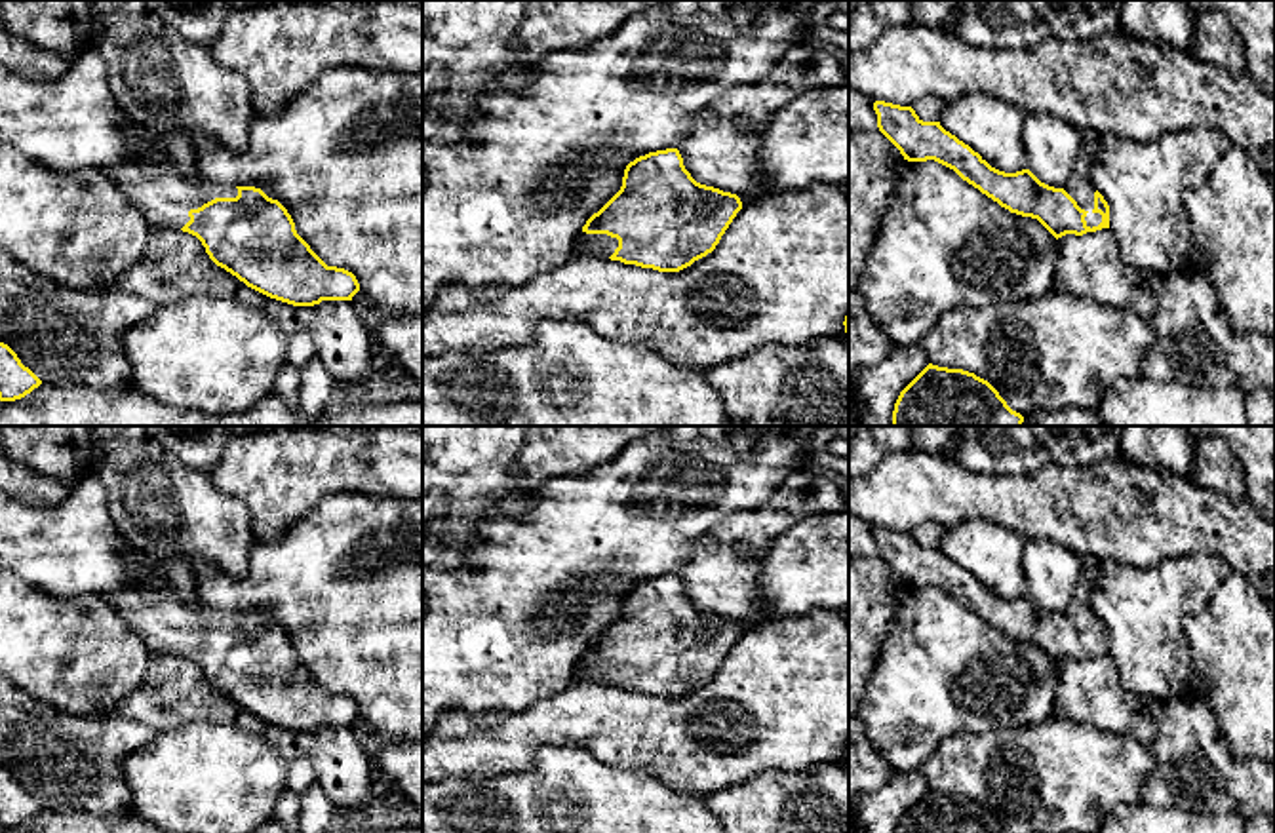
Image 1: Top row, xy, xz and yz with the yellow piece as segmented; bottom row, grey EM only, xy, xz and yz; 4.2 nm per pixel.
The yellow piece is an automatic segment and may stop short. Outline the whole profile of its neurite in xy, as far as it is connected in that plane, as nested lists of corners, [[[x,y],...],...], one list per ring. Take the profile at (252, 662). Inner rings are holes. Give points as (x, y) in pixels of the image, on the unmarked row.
[[[186,557],[158,559],[158,563],[162,578],[148,578],[107,595],[152,654],[179,654],[196,662],[217,692],[270,725],[293,732],[352,726],[360,717],[356,702],[344,694],[327,692],[297,660],[291,641],[278,626],[255,612],[202,605],[194,593],[192,567]]]

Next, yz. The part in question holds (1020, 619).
[[[849,513],[849,555],[879,555],[908,588],[934,586],[1010,639],[1037,645],[1056,666],[1109,654],[1109,631],[1090,607],[1096,567],[1083,565],[1079,586],[1064,614],[1041,609],[1030,595],[1005,599],[946,557],[923,548],[912,533],[873,527]]]

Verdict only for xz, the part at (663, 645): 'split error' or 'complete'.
split error

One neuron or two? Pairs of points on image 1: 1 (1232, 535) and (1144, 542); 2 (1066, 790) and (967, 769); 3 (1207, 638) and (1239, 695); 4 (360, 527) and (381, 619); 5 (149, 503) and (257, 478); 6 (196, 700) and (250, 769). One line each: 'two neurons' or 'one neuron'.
1: one neuron
2: one neuron
3: one neuron
4: one neuron
5: two neurons
6: two neurons

